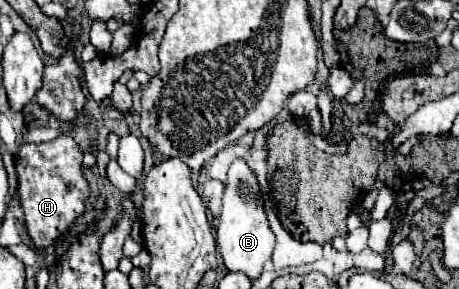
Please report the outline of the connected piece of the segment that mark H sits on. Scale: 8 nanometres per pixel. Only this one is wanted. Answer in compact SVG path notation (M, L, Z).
M61 135L44 143L18 146L18 196L24 210L24 222L34 246L46 248L68 230L68 226L84 212L86 198L90 194L88 182L82 176L82 150L74 138Z

